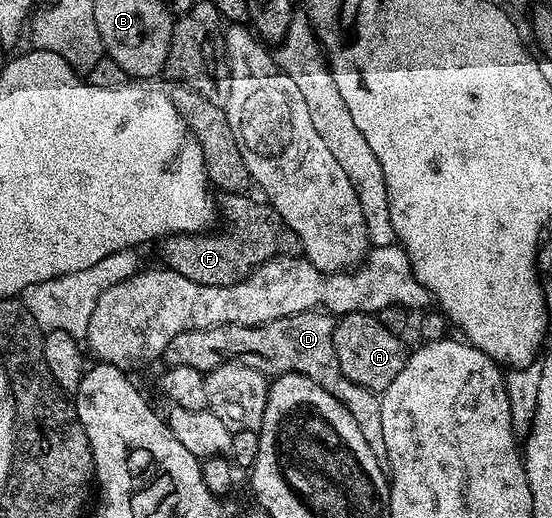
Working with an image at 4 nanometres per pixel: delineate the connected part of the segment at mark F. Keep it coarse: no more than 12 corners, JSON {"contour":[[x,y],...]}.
{"contour":[[222,193],[222,230],[163,237],[161,264],[228,287],[302,244],[265,200]]}

